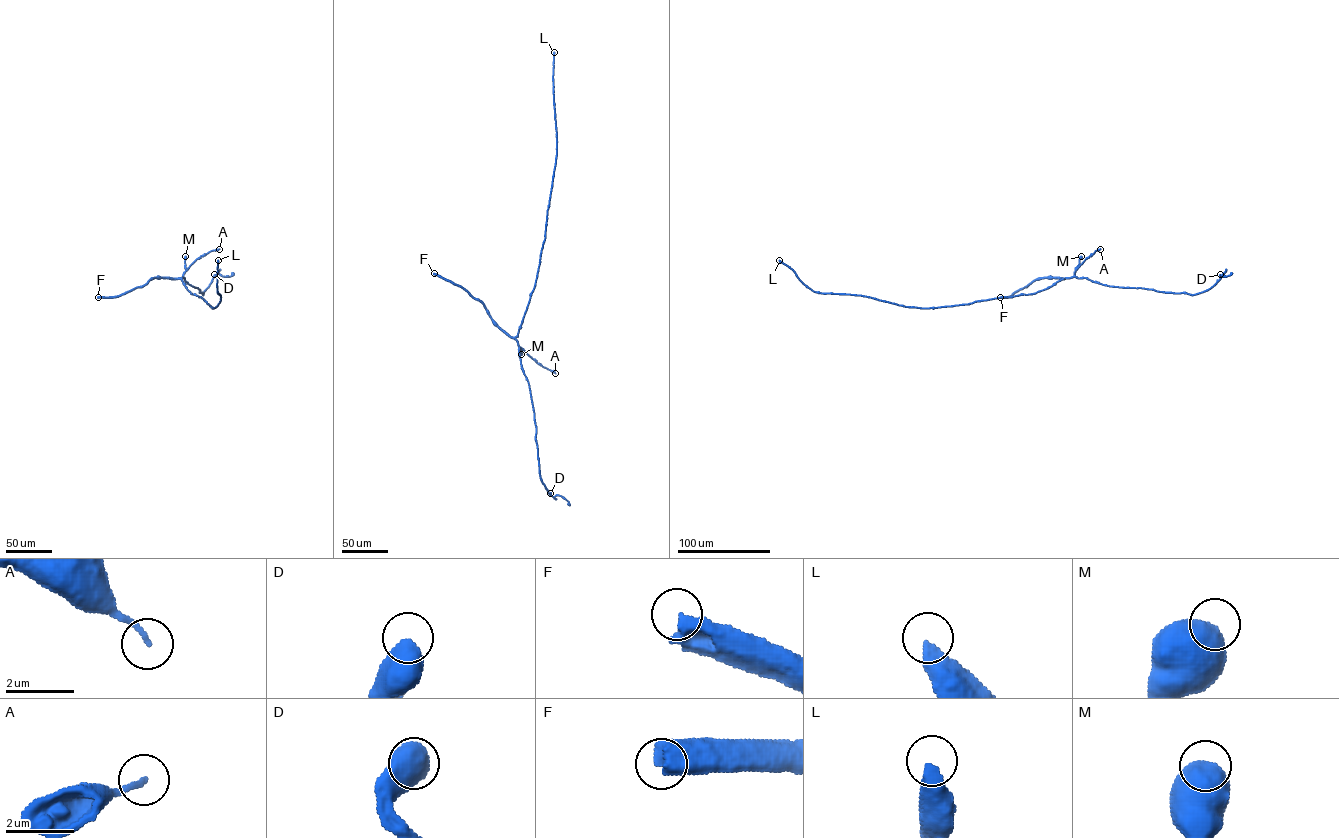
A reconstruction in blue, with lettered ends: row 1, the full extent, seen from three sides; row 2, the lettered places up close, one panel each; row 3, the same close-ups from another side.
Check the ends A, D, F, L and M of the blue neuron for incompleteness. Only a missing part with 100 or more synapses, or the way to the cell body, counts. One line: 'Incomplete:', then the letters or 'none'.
Incomplete: L

